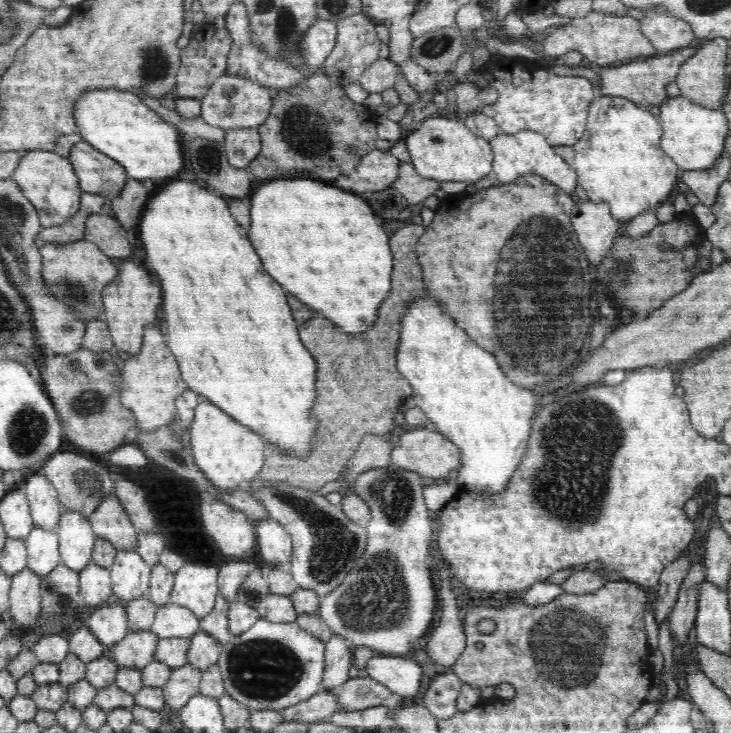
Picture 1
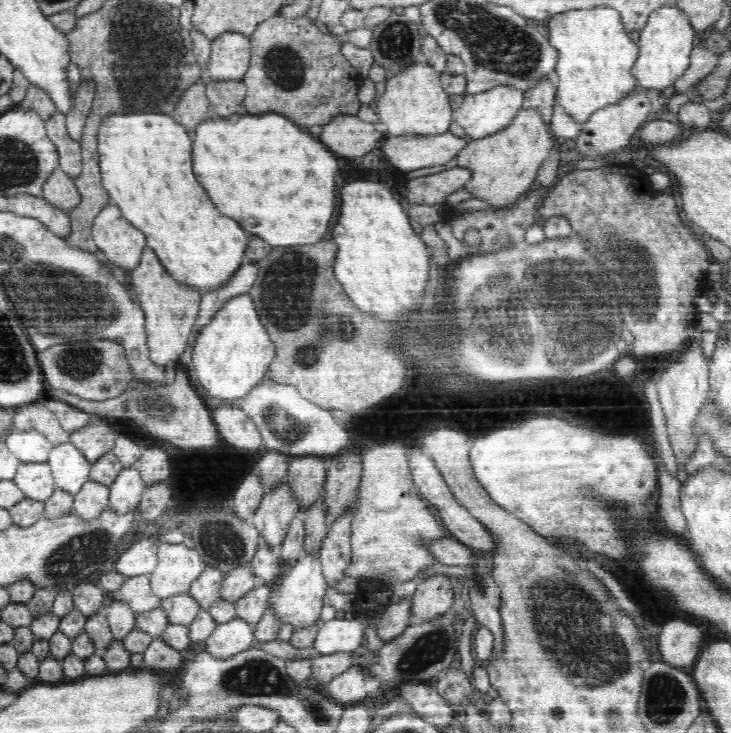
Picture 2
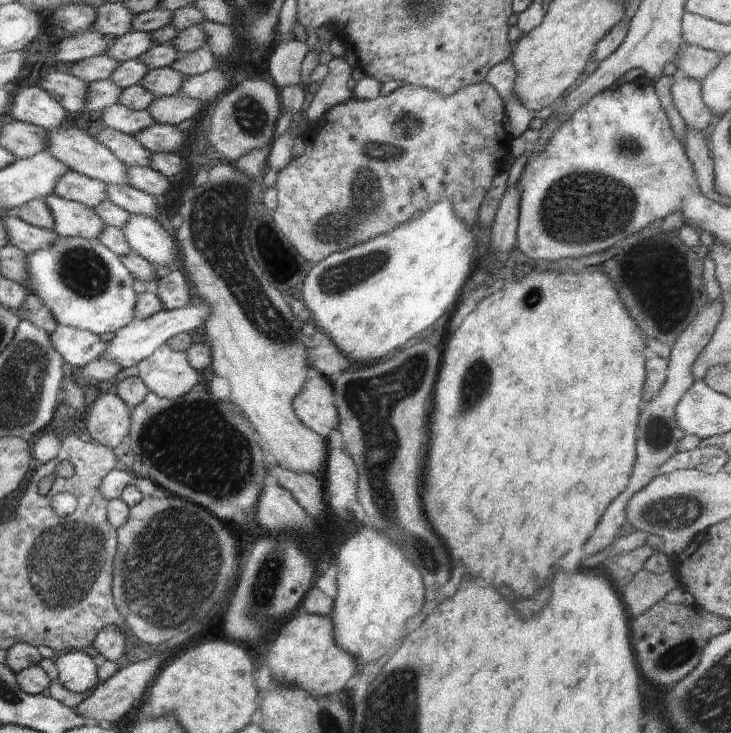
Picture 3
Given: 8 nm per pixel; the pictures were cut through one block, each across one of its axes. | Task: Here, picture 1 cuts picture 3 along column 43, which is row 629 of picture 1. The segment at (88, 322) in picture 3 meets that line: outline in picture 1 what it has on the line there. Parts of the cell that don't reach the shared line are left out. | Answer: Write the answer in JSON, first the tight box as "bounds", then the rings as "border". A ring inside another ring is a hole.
{"bounds":[217,618,325,713],"border":[[[259,618],[252,628],[233,635],[223,645],[219,661],[217,662],[226,695],[243,704],[250,713],[259,711],[278,711],[294,707],[302,700],[310,699],[321,690],[321,682],[325,669],[325,643],[308,634],[295,622],[270,622],[266,618]]]}

